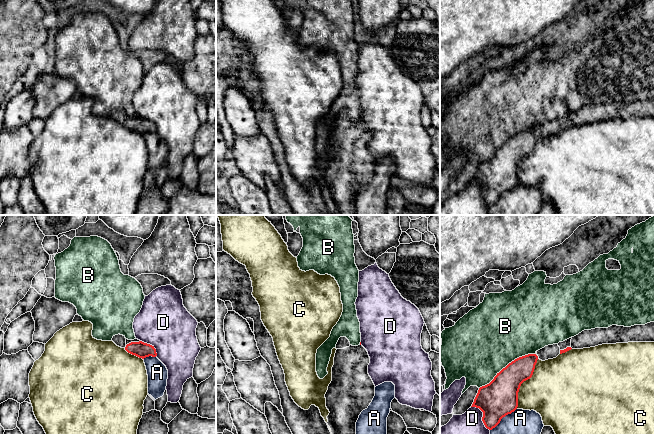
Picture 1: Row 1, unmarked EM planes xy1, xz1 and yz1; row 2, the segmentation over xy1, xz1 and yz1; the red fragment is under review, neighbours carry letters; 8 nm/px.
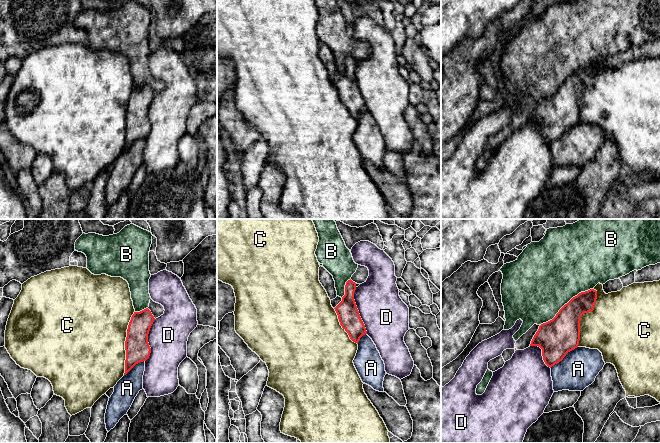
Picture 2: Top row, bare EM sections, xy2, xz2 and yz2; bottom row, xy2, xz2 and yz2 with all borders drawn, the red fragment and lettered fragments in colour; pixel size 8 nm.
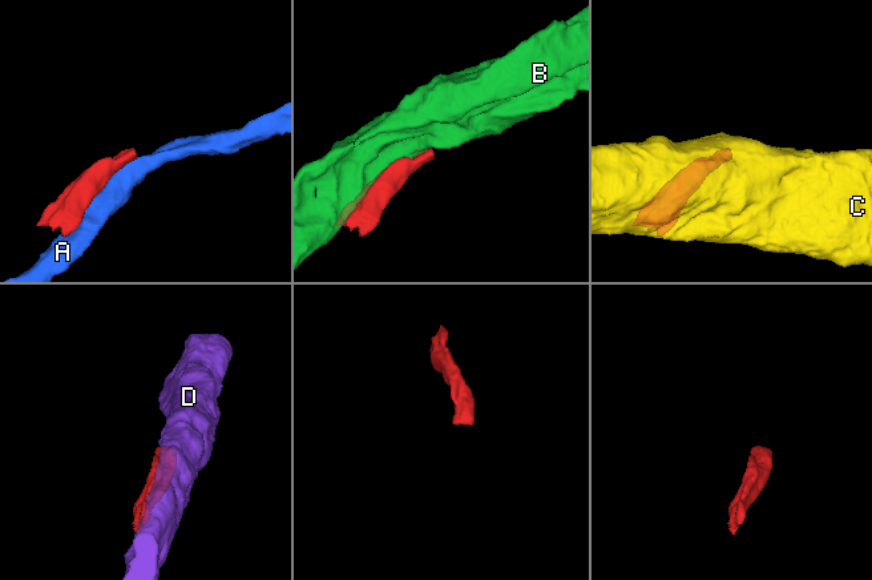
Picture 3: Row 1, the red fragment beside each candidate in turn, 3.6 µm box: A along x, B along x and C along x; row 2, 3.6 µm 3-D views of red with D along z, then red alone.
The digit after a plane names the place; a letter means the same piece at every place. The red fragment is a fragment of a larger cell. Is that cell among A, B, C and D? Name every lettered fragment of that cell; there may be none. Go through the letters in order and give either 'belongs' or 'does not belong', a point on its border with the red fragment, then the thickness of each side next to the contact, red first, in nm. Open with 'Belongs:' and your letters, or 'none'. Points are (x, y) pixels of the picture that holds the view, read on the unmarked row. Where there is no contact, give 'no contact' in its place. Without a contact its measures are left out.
Belongs: none
A: does not belong; meets red in yz2 at (564, 132); 300 nm thick on the red side, 300 nm on the other
B: does not belong; meets red in yz1 at (507, 141); 280 nm thick on the red side, 500 nm on the other
C: does not belong; meets red in yz2 at (582, 90); 300 nm thick on the red side, 400 nm on the other
D: does not belong; meets red in xz2 at (357, 86); 170 nm thick on the red side, 360 nm on the other

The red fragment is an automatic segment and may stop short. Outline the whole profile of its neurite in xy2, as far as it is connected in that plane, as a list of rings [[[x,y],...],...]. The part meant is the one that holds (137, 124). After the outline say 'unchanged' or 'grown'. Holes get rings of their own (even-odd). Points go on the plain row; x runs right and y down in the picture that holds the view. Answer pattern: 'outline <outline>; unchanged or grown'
outline [[[146,84],[140,88],[134,88],[127,105],[125,117],[126,151],[136,140],[146,137],[151,129],[148,119],[148,110],[155,94],[151,87]]]; unchanged

